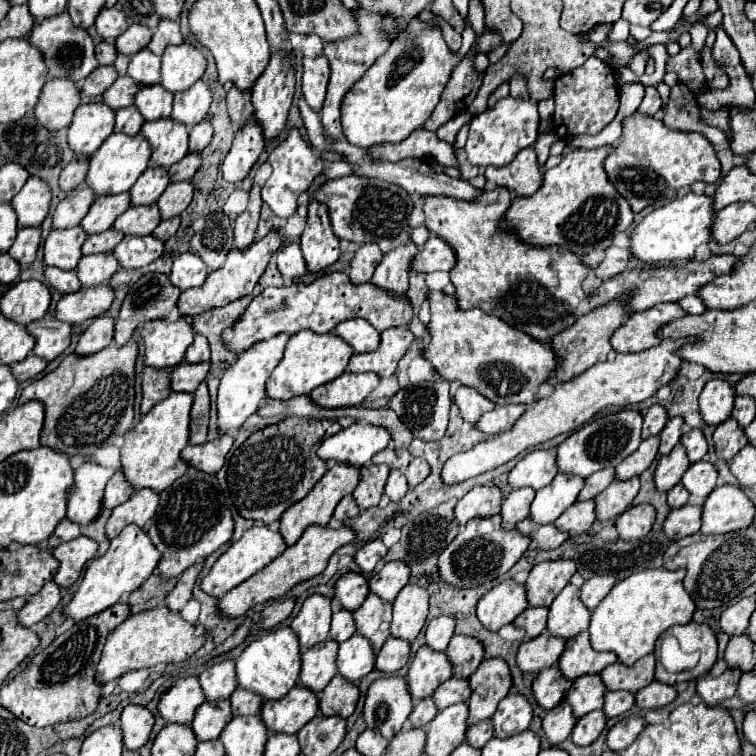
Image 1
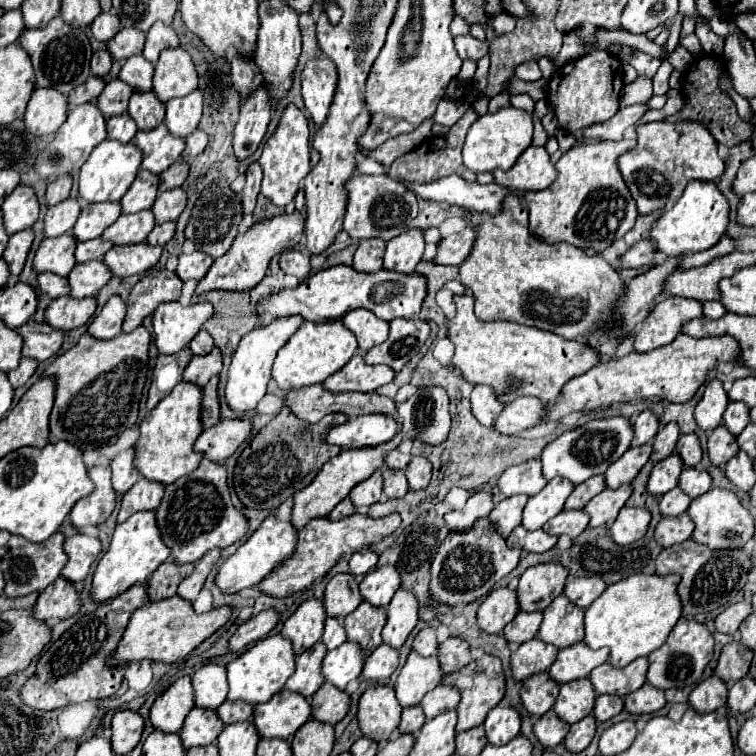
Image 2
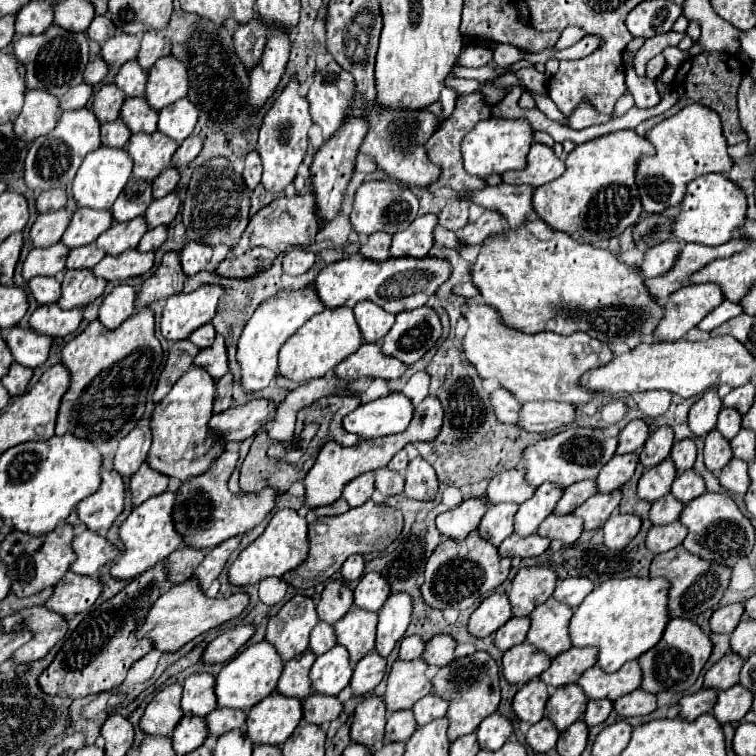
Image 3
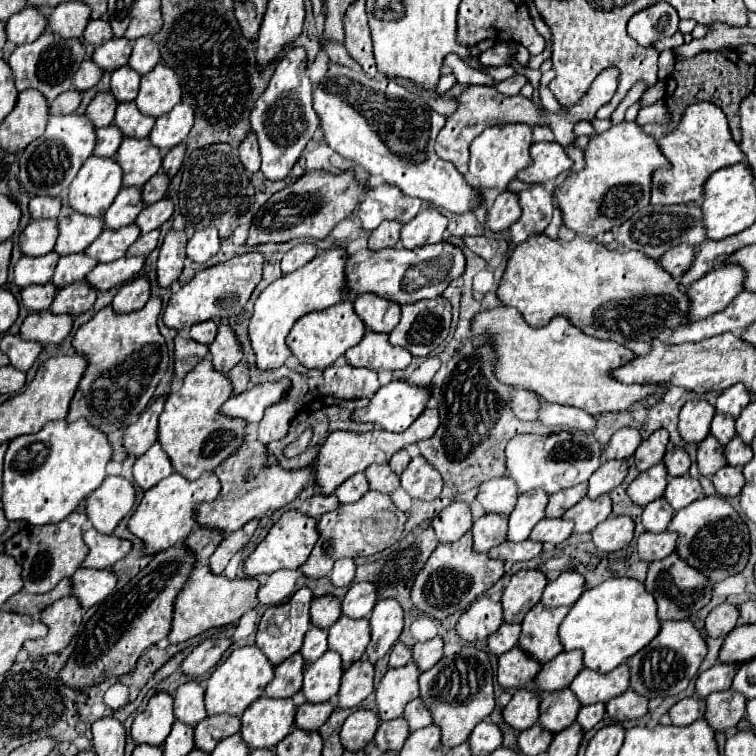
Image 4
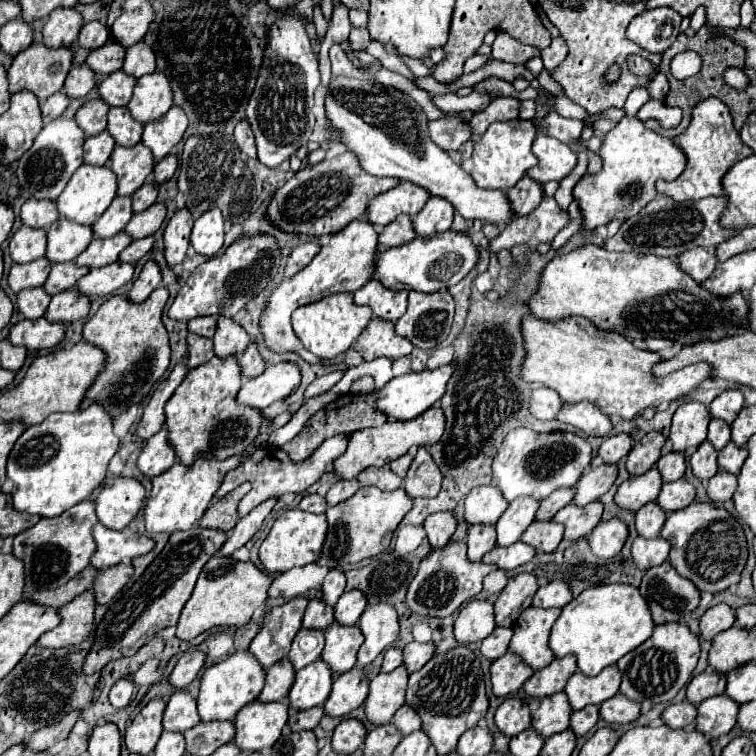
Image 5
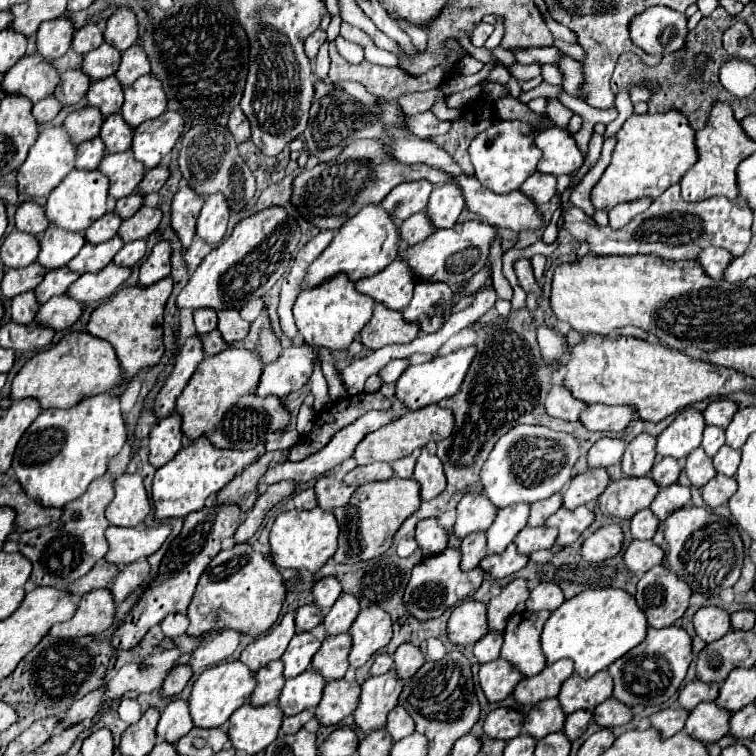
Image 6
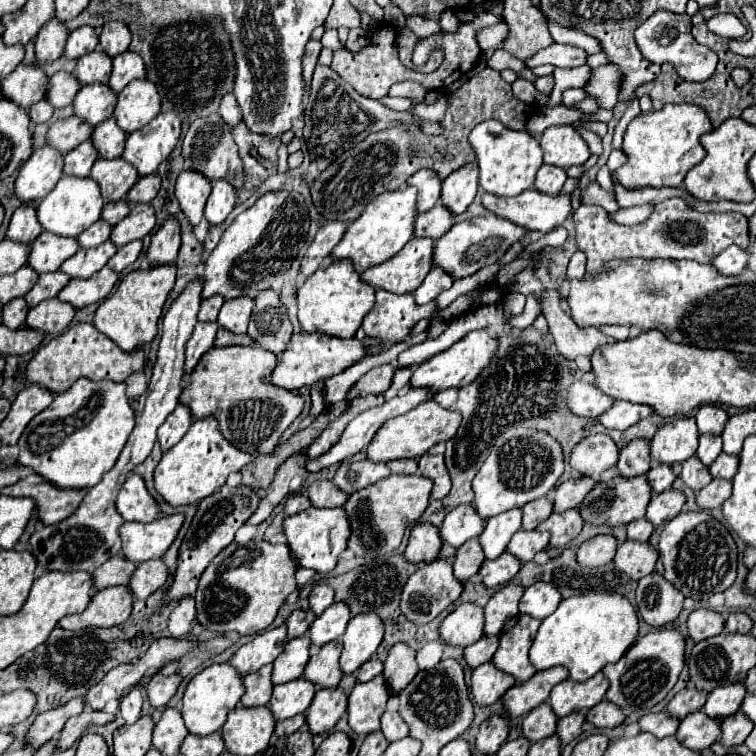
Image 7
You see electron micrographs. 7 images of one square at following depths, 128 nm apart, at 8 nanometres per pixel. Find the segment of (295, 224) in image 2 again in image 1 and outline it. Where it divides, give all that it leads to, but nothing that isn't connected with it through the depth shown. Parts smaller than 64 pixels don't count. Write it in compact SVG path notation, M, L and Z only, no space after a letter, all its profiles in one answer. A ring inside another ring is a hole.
M272 230L268 232L264 238L252 242L248 248L240 250L240 248L232 248L226 256L226 262L222 268L214 270L208 274L206 282L200 286L200 288L192 288L192 290L186 290L182 292L180 300L178 300L178 306L180 306L180 312L184 316L196 316L208 308L216 308L216 306L224 306L236 298L242 298L242 296L248 296L252 294L256 282L260 280L260 276L264 274L266 266L268 266L268 260L272 258L272 254L284 244L284 234L280 230Z

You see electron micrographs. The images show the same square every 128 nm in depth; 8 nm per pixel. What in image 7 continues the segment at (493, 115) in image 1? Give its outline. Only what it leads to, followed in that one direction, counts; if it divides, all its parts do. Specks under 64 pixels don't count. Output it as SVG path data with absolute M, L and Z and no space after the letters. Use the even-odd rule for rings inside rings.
M486 120L470 132L470 142L480 168L480 186L494 196L518 196L534 186L534 176L542 166L542 148L538 140L524 130L510 130L496 120Z

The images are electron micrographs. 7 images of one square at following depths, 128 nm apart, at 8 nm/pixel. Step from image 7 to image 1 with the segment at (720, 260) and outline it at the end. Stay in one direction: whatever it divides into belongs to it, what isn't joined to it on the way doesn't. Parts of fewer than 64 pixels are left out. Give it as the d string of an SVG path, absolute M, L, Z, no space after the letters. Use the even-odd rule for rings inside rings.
M610 246L606 250L606 258L600 262L600 266L594 270L594 274L600 278L600 280L606 280L606 278L612 278L616 274L620 274L622 270L628 268L628 262L632 260L632 252L630 248L616 248L616 246Z

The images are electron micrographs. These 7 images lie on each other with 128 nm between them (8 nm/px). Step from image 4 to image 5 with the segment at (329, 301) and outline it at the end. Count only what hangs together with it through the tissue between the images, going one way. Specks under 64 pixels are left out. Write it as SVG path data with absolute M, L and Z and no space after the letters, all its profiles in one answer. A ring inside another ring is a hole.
M354 220L344 230L332 234L330 242L320 248L320 252L314 256L314 260L304 270L300 270L292 278L284 278L284 282L270 294L266 312L260 318L260 326L262 326L262 332L264 332L266 344L276 352L294 350L306 362L320 364L322 360L316 358L312 352L304 350L302 344L298 344L296 338L288 338L288 334L294 336L294 332L290 328L290 314L298 306L316 302L324 296L330 296L330 294L336 294L336 292L354 292L354 290L362 288L376 272L376 258L378 258L378 232L376 232L372 222Z

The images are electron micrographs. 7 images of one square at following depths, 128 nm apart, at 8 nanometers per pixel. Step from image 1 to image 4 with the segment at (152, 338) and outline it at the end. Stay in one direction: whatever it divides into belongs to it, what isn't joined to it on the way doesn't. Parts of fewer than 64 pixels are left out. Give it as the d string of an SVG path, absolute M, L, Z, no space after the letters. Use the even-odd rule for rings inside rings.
M260 252L238 254L228 262L204 268L188 284L184 284L178 292L172 294L164 310L164 324L176 330L186 330L198 322L214 318L230 318L240 314L246 302L250 300L252 290L262 280L262 268L264 268L264 254Z

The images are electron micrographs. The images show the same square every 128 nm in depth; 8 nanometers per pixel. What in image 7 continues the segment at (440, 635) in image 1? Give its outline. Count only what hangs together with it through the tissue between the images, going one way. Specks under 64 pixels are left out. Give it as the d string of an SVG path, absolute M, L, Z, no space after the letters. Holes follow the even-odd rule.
M368 660L358 668L358 682L368 682L374 676L378 676L382 672L382 662L380 660Z

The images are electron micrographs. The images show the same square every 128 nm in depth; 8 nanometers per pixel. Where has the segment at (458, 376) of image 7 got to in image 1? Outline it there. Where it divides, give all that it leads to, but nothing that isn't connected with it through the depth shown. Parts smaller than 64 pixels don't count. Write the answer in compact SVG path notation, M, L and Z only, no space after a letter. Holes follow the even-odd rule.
M354 422L350 428L324 438L318 448L318 456L324 460L364 466L376 452L388 446L390 438L390 432L382 426Z

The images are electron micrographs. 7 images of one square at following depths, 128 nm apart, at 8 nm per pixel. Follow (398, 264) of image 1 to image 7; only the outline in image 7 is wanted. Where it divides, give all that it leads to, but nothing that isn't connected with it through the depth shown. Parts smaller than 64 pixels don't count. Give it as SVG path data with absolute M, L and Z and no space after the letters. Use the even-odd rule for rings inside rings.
M470 162L452 172L442 182L440 200L450 212L462 214L472 204L476 190L478 190L478 162Z

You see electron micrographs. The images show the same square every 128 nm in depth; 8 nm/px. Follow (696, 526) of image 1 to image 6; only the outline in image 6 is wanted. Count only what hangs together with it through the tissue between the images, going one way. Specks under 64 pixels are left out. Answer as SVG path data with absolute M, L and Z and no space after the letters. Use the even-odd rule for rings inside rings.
M632 540L624 552L624 564L634 574L646 574L650 568L658 566L662 558L664 558L662 548L658 548L652 540L650 542Z

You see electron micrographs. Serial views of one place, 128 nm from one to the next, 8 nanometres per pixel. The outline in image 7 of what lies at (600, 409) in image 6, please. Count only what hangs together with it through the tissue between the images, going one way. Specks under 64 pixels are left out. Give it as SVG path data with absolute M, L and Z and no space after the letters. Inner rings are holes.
M616 402L608 412L604 412L604 416L598 416L598 420L606 426L606 428L618 428L618 430L626 430L632 424L640 422L642 418L652 416L654 410L648 408L646 404L634 404L634 402Z

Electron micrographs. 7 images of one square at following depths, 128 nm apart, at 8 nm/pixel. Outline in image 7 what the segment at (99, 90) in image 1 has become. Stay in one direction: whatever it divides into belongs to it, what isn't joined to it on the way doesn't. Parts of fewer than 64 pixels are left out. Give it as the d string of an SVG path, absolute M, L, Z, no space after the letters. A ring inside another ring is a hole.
M40 100L40 102L32 104L32 108L28 110L32 124L42 124L42 122L46 122L46 120L52 116L52 112L54 112L54 108L52 108L46 100Z

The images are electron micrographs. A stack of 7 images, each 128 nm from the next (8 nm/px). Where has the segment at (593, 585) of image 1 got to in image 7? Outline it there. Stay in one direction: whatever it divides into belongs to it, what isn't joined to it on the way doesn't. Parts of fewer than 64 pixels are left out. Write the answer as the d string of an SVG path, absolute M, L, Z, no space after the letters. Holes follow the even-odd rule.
M534 582L530 588L524 590L524 596L520 598L520 614L544 620L558 608L560 600L562 598L552 584Z

